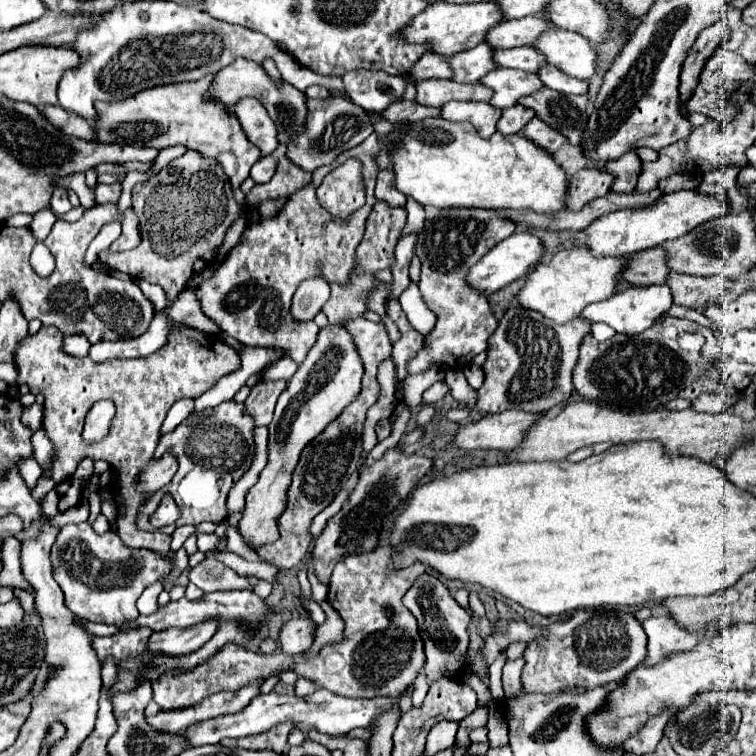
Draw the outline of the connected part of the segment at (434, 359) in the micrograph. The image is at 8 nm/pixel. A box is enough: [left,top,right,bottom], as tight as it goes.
[409,209,515,375]

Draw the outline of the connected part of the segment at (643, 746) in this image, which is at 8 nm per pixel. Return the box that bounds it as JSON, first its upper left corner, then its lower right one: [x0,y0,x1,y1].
[623,713,671,755]

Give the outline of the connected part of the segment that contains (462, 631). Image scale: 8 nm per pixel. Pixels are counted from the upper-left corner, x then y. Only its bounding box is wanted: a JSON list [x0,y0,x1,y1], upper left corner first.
[403,573,469,683]

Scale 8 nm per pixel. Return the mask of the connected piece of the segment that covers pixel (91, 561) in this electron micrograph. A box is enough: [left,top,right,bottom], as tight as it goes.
[51,523,173,627]

